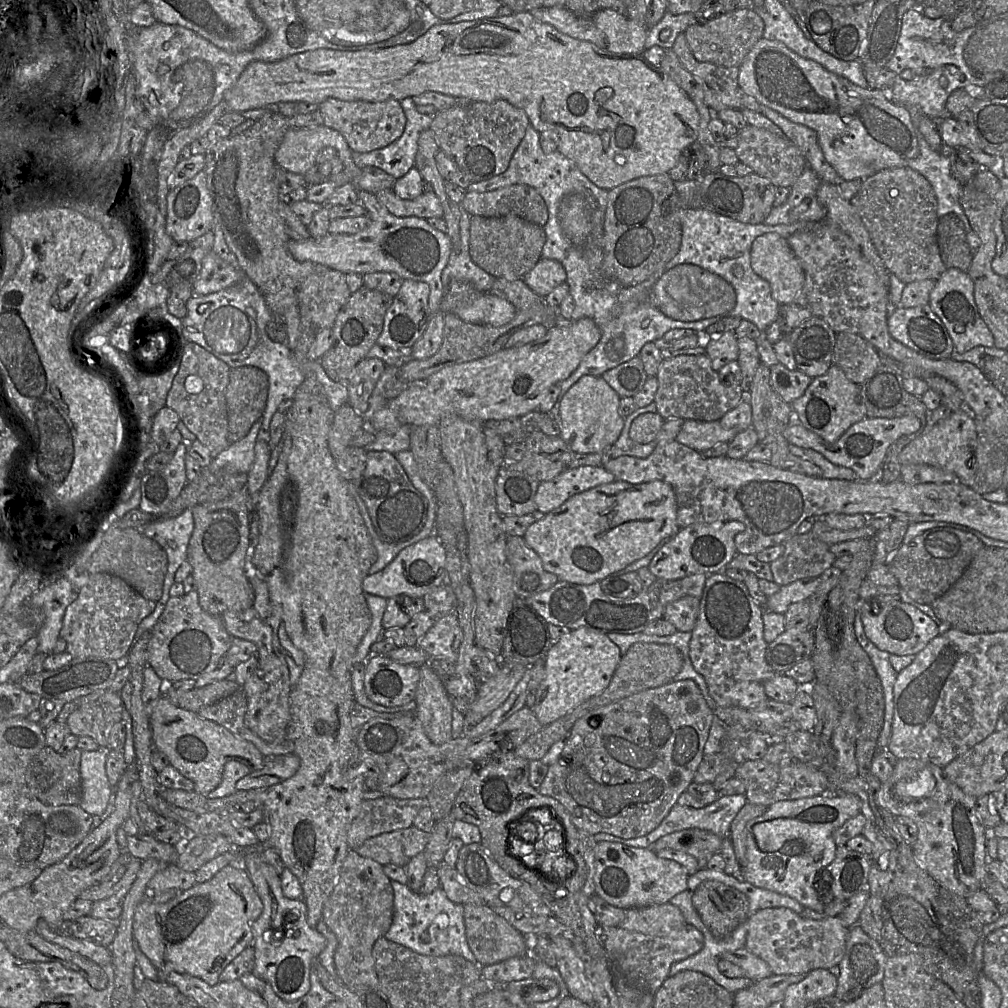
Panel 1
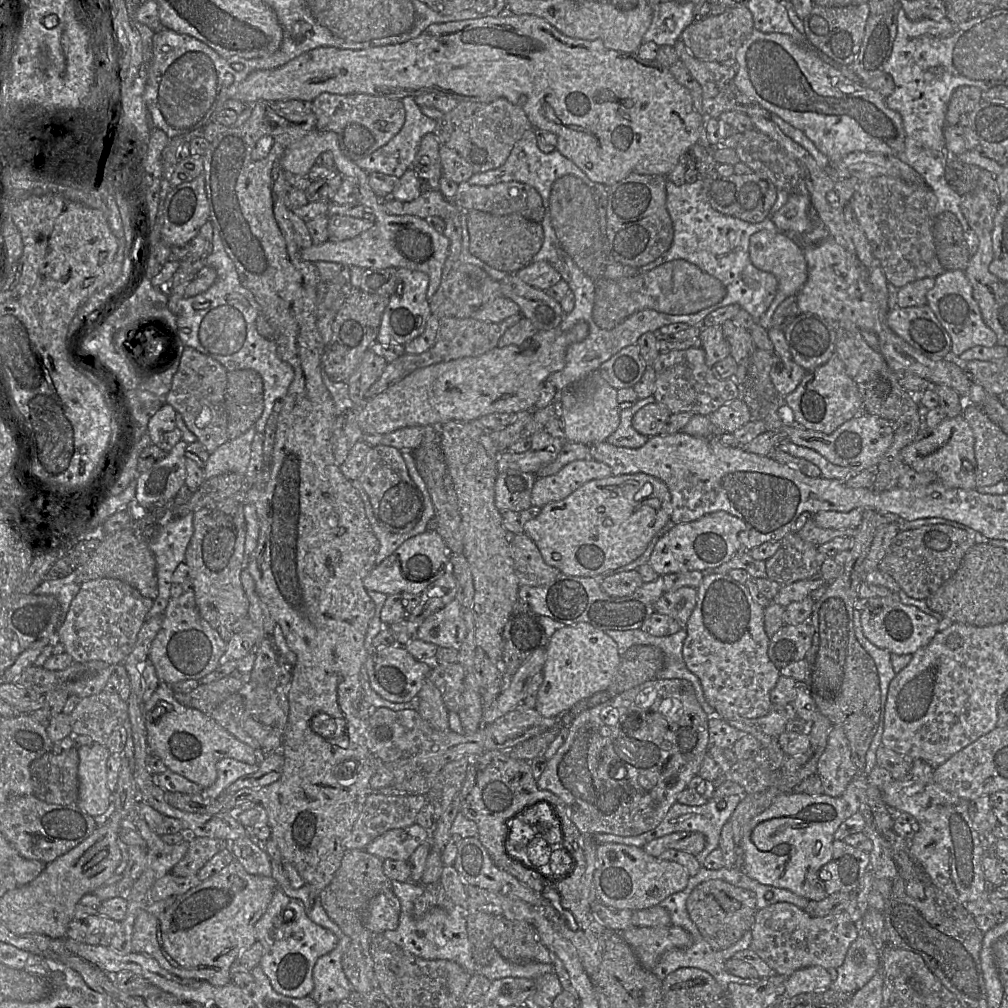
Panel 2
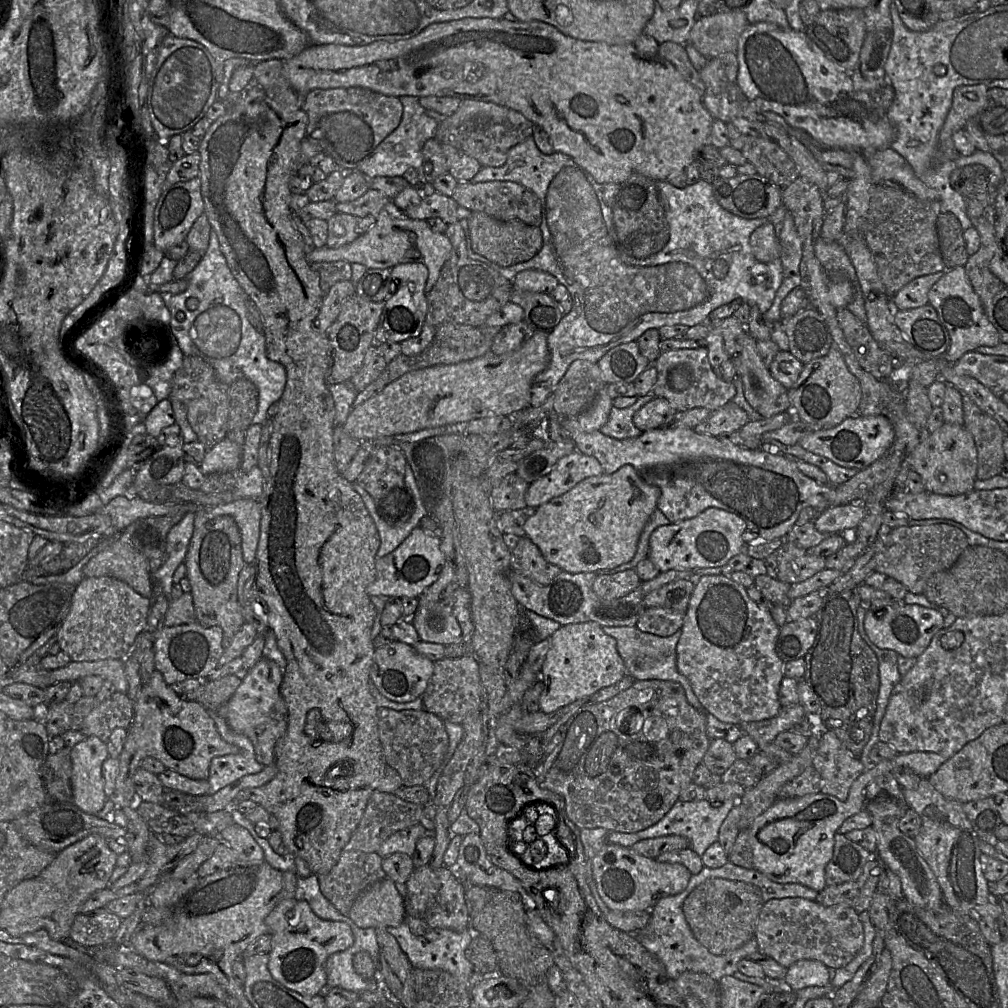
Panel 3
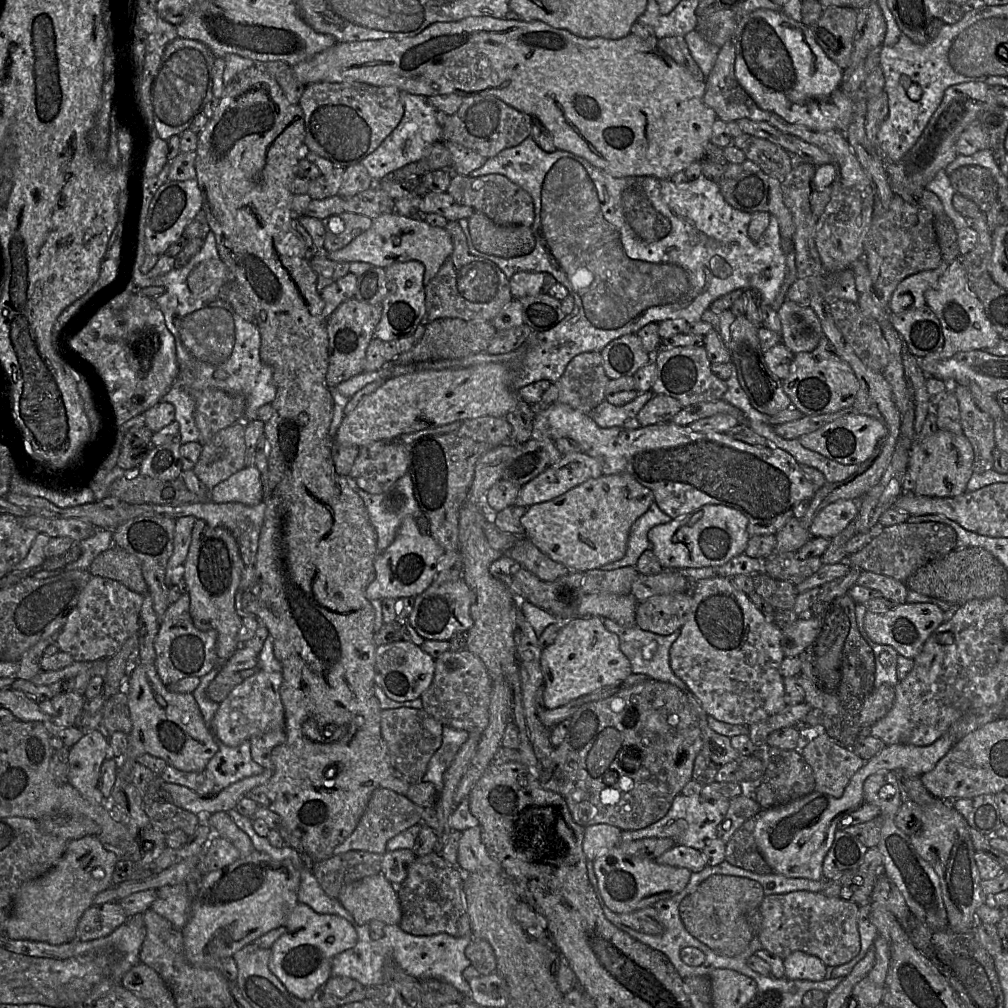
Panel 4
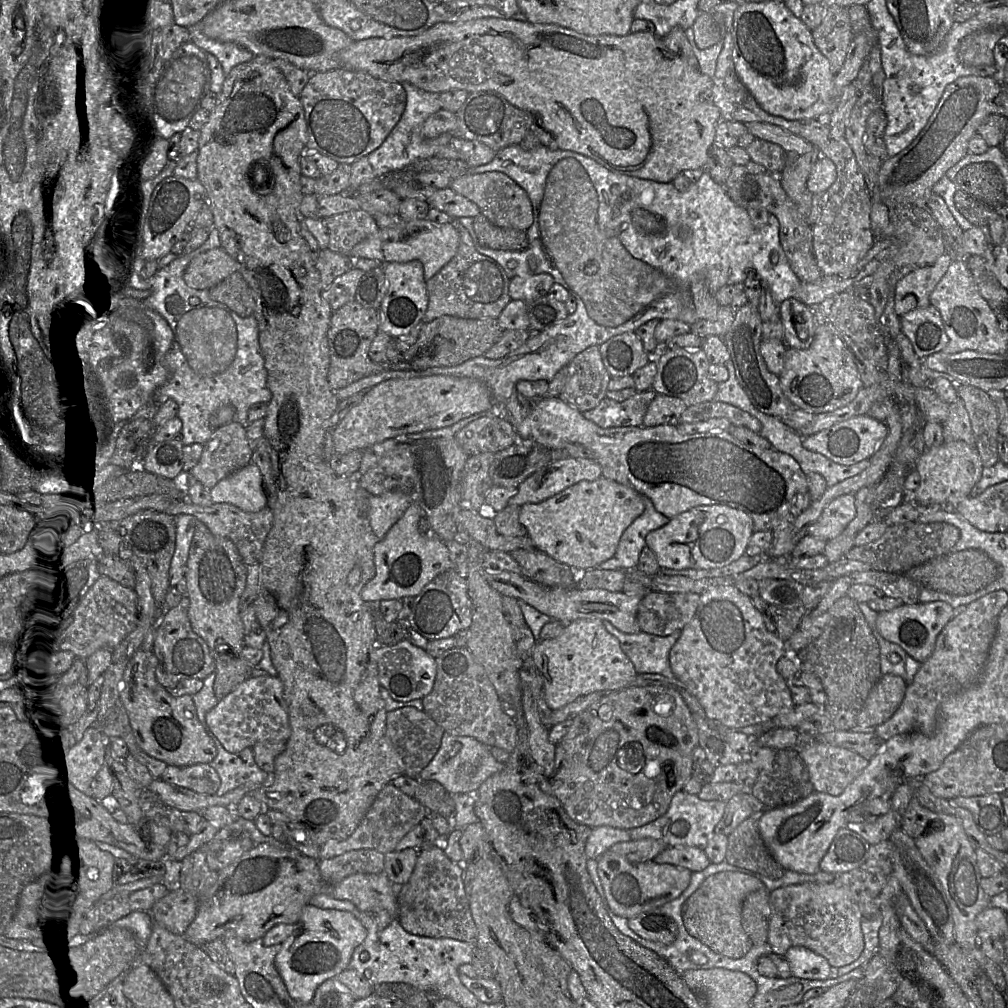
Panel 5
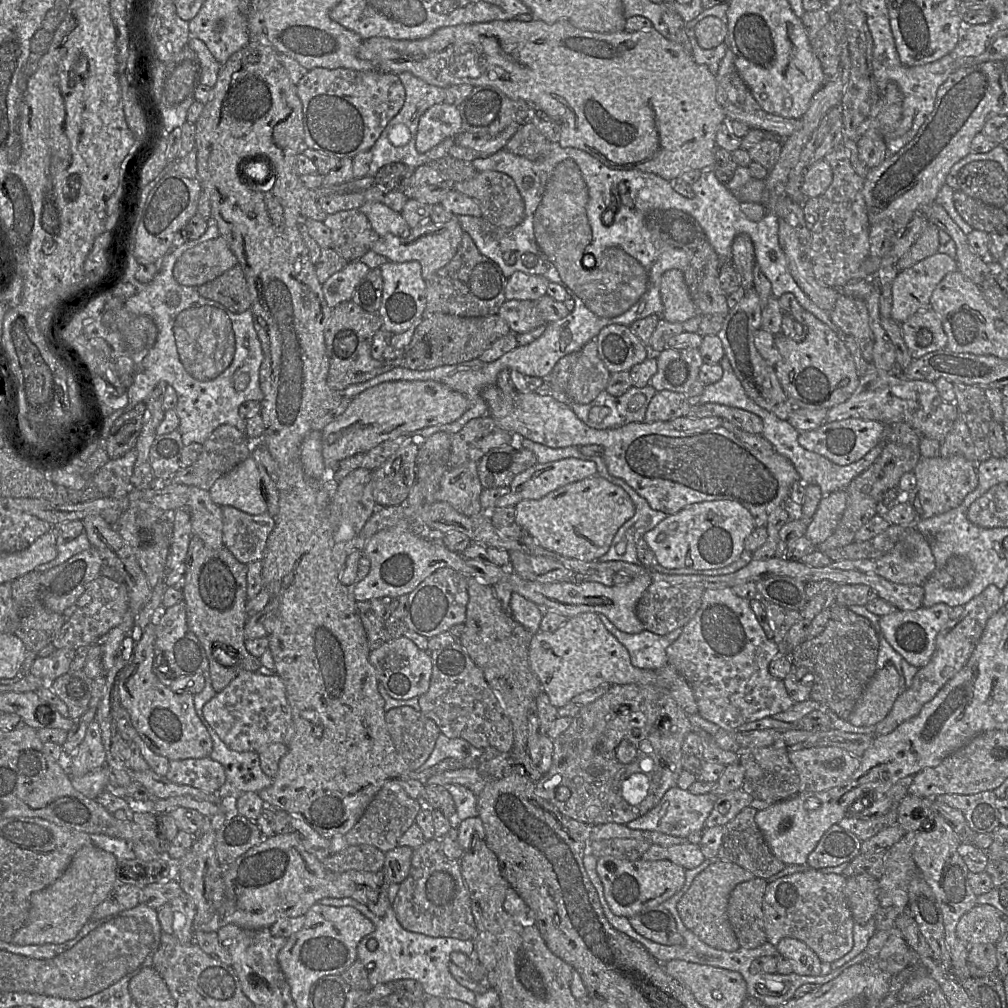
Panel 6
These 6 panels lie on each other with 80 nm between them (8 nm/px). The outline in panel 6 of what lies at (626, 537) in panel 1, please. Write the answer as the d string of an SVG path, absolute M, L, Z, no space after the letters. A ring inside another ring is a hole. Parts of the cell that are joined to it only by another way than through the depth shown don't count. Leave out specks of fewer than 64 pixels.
M597 474L560 487L541 499L522 500L515 509L516 523L542 547L582 561L598 560L607 553L619 528L635 514L627 492Z

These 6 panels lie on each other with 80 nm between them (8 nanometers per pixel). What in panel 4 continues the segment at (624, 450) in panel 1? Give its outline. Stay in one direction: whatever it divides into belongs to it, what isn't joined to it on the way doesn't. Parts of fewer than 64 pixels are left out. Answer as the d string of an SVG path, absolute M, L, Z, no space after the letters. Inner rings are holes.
M651 390L639 393L634 400L622 406L612 405L605 400L590 412L590 416L602 428L640 428L637 414L653 396L654 393Z

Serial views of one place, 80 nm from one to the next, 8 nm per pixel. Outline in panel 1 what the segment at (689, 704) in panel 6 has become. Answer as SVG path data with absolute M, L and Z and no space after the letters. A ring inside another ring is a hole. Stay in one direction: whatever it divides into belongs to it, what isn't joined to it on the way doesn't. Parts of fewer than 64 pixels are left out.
M588 627L572 629L554 641L545 657L545 676L531 707L542 726L549 725L604 691L621 657L620 648L606 634Z

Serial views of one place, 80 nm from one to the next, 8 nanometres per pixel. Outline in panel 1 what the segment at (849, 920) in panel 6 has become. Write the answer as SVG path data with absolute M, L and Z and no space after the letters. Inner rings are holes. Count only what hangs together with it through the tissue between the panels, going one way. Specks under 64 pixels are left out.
M766 908L748 918L748 933L745 948L764 960L773 975L806 975L815 969L830 969L838 966L846 951L849 929L839 917L812 920L801 917L794 911L784 908Z

